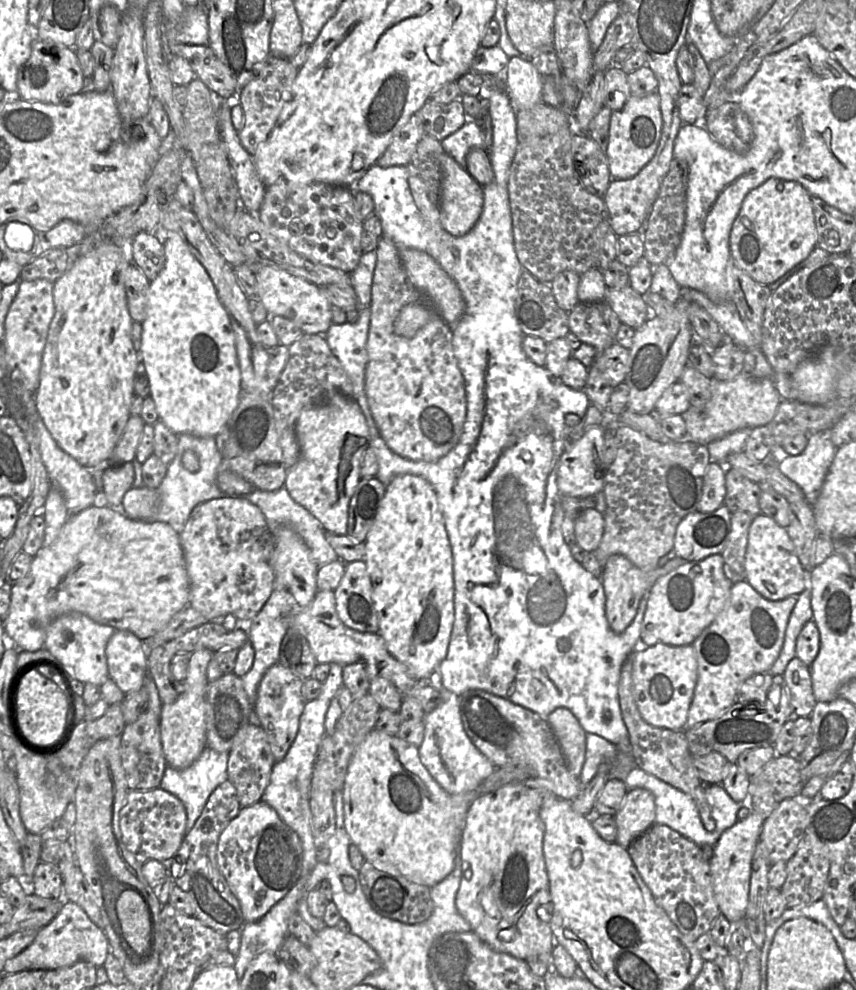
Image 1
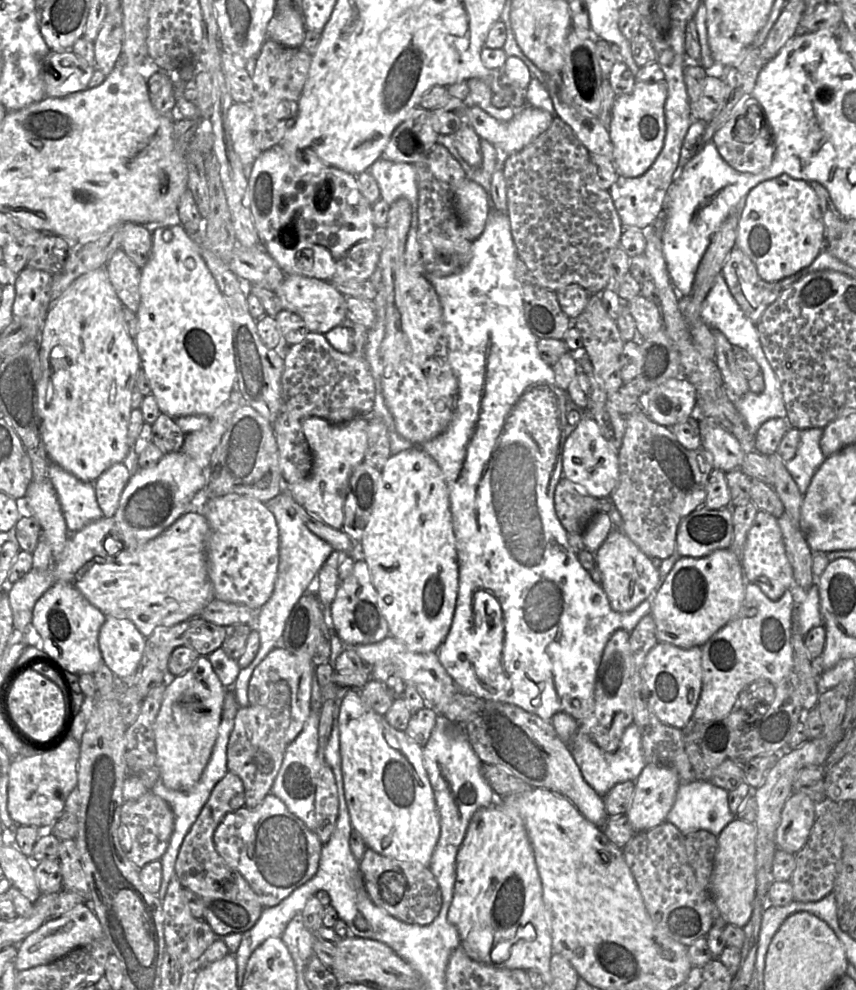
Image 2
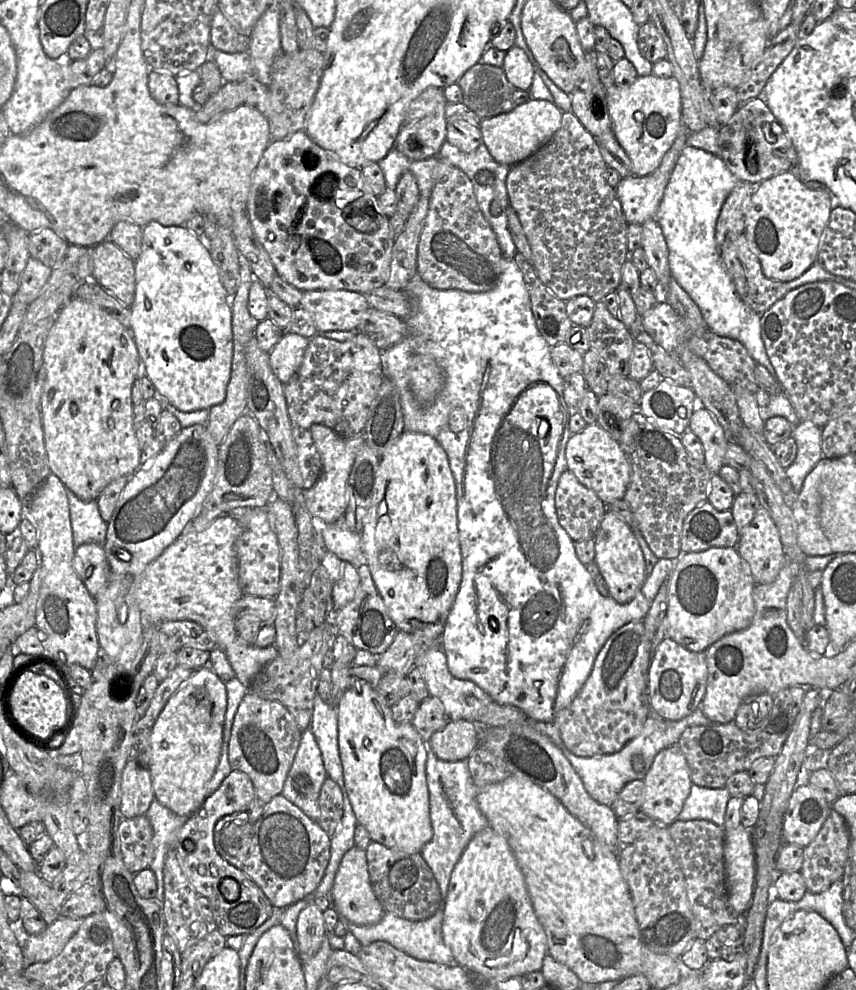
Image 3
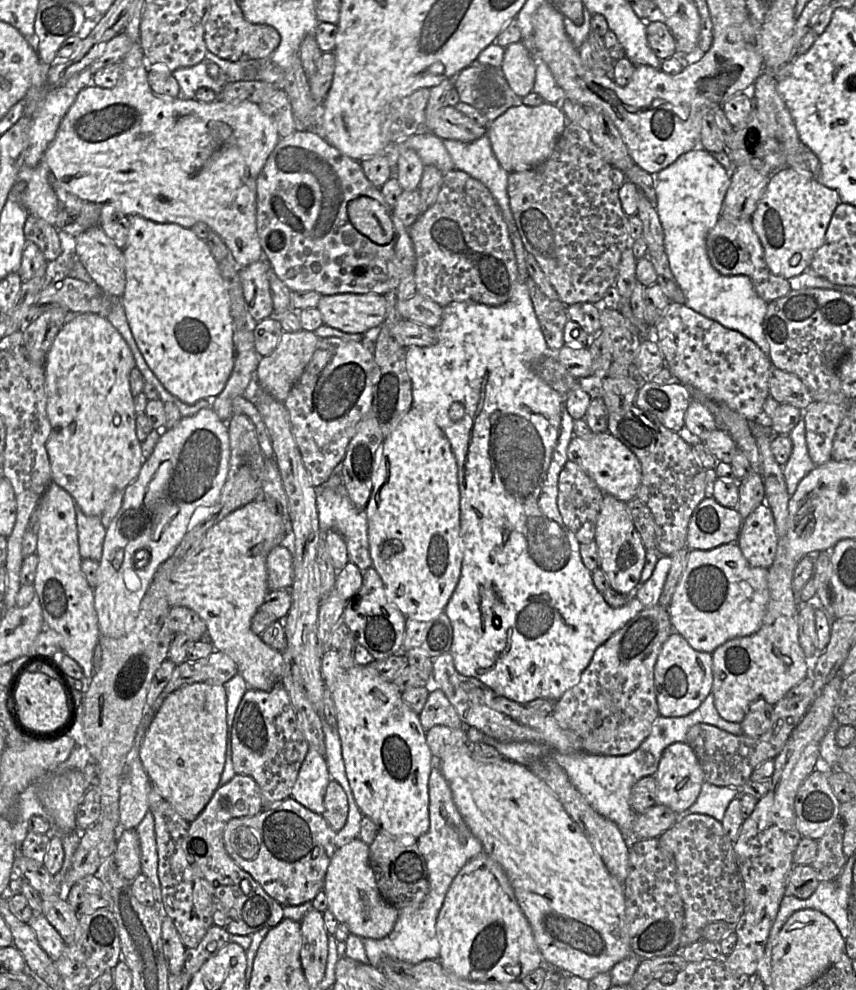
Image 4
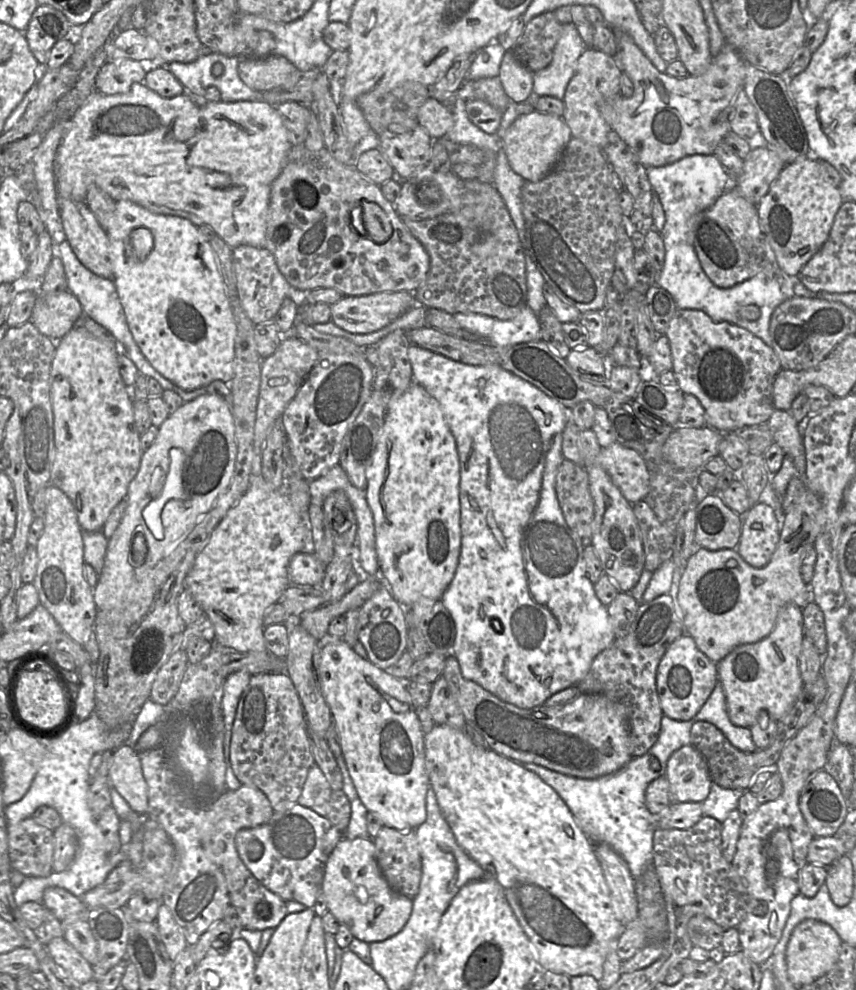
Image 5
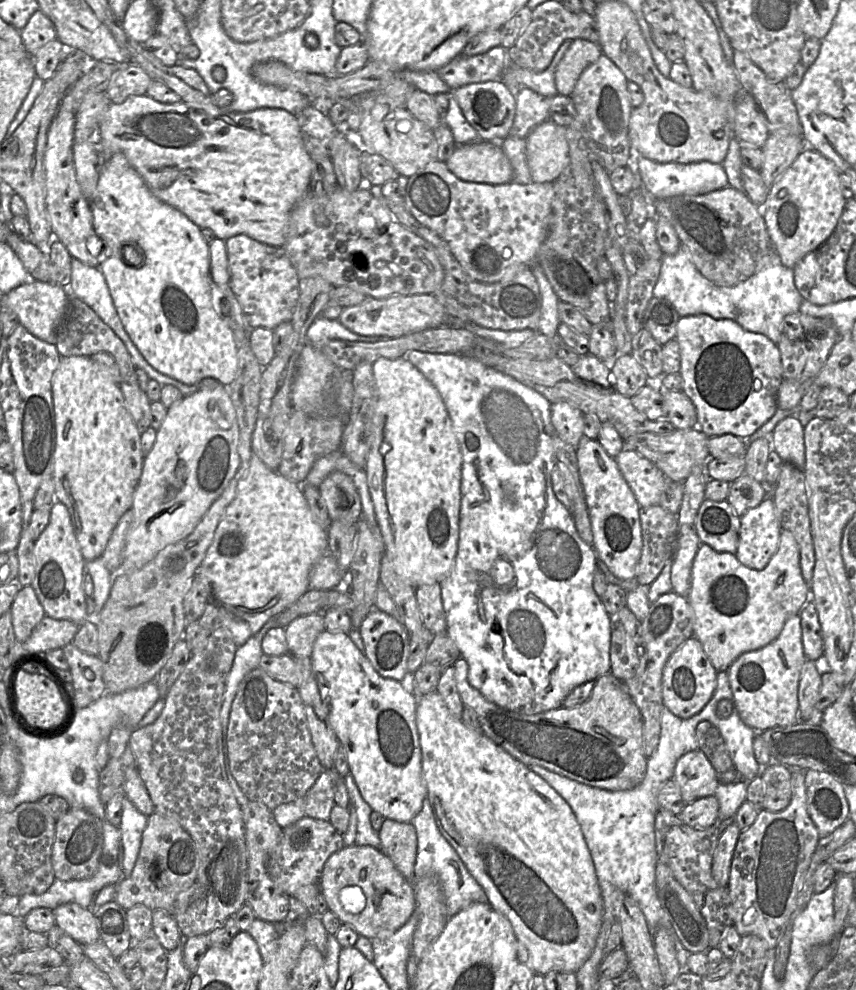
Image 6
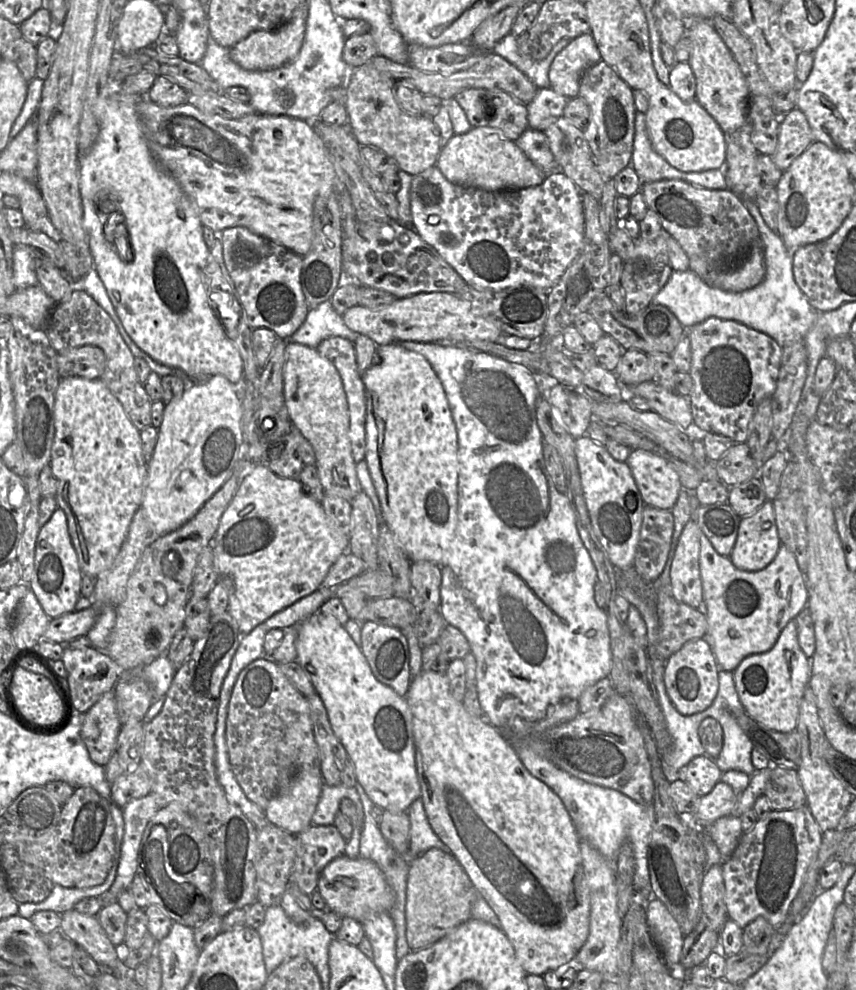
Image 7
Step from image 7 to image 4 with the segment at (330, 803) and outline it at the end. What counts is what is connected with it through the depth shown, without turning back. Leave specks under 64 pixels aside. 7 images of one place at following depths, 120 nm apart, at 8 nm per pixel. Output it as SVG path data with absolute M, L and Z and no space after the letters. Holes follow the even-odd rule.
M309 748L292 788L291 798L322 815L324 795L330 781L325 758L315 749Z

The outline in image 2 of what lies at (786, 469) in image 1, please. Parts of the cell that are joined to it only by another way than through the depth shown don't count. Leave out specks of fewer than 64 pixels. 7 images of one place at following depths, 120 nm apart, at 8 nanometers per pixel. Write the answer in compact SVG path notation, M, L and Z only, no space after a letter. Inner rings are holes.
M824 428L800 430L800 444L796 455L785 463L802 495L806 493L815 472L826 459L820 447L823 430Z

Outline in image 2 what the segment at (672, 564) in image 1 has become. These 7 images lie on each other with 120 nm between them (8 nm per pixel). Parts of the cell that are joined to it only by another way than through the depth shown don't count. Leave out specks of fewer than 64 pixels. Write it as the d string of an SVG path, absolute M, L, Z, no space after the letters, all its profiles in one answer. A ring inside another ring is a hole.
M613 528L606 540L595 552L595 567L602 576L602 585L612 610L626 613L634 610L649 597L653 597L660 583L659 569L650 558L620 529Z

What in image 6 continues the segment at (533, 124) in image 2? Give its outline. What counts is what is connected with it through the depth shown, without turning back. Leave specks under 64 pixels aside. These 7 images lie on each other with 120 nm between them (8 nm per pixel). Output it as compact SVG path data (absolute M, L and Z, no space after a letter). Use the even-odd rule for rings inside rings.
M548 119L525 138L527 165L533 182L554 182L569 165L565 128Z

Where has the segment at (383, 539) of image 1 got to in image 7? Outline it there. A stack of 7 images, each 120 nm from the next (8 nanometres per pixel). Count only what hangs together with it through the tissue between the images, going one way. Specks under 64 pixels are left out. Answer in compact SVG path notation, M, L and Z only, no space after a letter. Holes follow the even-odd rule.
M398 343L378 347L371 366L362 376L366 389L366 454L370 476L376 489L384 521L403 546L411 562L426 560L440 565L451 545L458 524L459 461L458 438L443 385L428 360L421 354L408 350Z

